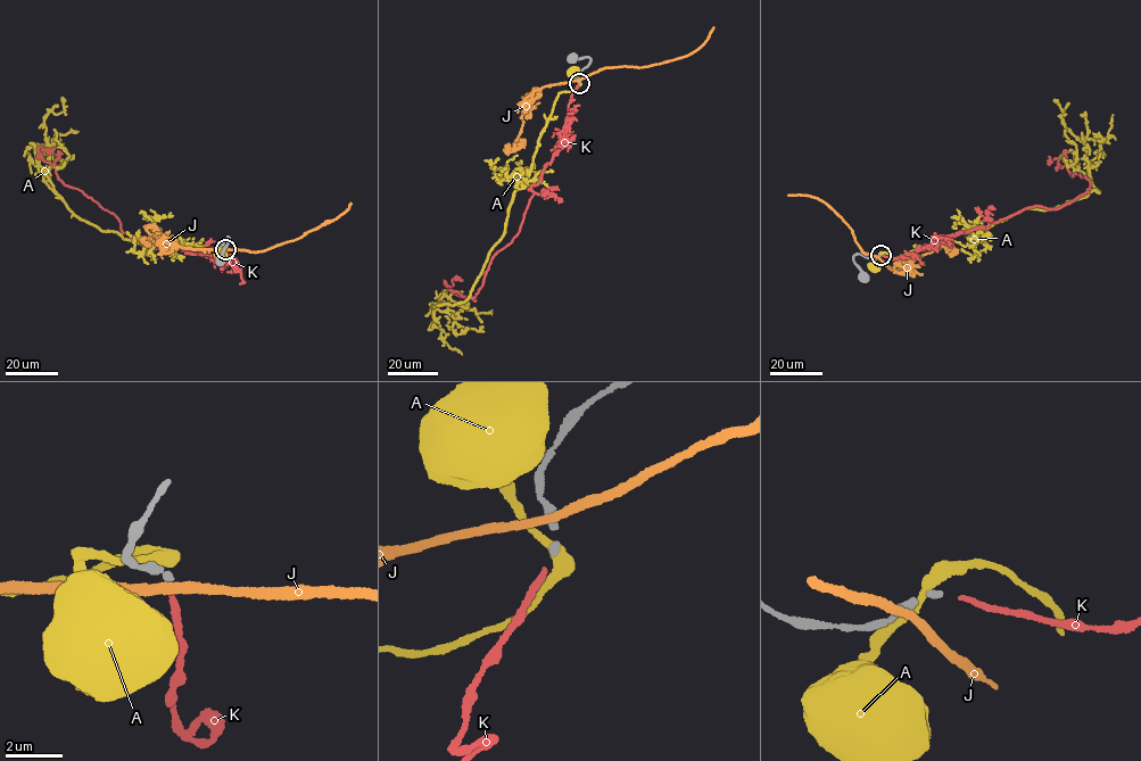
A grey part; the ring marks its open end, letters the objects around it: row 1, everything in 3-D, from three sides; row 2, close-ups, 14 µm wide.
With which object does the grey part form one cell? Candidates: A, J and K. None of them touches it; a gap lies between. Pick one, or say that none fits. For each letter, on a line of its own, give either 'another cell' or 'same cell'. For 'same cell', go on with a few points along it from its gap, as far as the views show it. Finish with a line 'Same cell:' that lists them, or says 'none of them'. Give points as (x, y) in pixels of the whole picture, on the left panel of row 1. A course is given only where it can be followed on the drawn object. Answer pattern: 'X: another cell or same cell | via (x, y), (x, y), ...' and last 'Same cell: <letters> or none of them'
A: another cell
J: another cell
K: same cell | via (225, 249), (228, 264), (176, 247), (151, 250), (122, 231), (113, 214), (64, 183), (38, 148), (54, 148)
Same cell: K

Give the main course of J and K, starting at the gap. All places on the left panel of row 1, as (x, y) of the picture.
J: (225, 249), (192, 249), (160, 242), (147, 231), (153, 225), (156, 229), (150, 238), (143, 239)
K: (225, 249), (228, 264), (176, 247), (151, 250), (122, 231), (113, 214), (64, 183), (38, 148), (54, 148)

